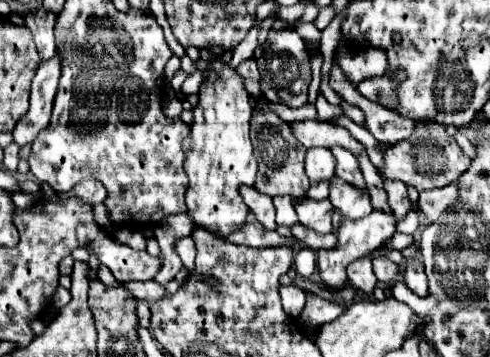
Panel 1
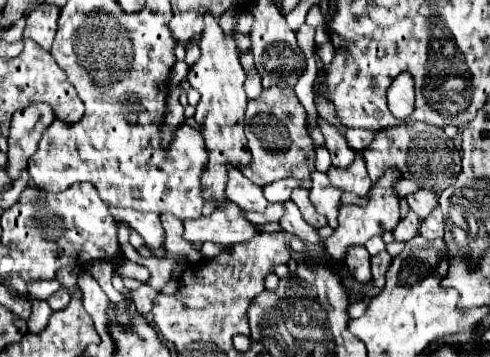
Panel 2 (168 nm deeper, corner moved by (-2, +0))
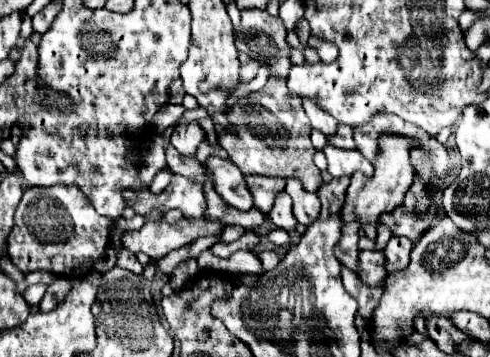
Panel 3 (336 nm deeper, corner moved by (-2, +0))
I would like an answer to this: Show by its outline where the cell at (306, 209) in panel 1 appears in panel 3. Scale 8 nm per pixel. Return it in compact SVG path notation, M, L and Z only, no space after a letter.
M286 180L284 188L292 196L292 214L300 224L312 224L320 214L320 198L302 188L300 180Z

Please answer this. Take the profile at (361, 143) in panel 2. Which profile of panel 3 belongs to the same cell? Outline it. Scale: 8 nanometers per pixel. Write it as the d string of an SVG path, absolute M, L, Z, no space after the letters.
M338 124L336 132L332 136L326 136L326 140L332 144L332 146L338 146L338 148L346 148L346 150L352 150L356 144L352 140L352 134L350 134L350 128L344 128L344 124Z

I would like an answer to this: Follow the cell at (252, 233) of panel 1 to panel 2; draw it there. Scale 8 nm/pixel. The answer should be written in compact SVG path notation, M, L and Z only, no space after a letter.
M228 204L222 210L214 210L210 216L200 216L196 220L184 220L184 238L188 242L216 242L230 246L236 242L248 242L262 230L248 222L242 208Z

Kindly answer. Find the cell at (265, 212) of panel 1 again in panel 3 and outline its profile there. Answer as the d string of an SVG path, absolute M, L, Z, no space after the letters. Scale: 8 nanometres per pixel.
M210 156L204 162L206 170L214 176L214 190L222 196L222 200L236 210L252 208L252 194L246 188L244 174L232 160L222 160L218 156Z

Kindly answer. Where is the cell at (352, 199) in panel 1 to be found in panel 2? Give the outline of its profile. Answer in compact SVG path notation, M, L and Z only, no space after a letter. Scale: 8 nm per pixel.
M356 158L352 162L352 168L346 168L346 170L340 170L340 168L330 168L328 170L328 178L332 182L332 186L340 188L342 192L352 192L356 196L364 196L372 182L368 180L368 172L364 168L364 160L362 158Z

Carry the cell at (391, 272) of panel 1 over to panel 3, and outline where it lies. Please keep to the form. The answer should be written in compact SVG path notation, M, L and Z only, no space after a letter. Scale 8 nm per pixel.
M360 252L360 268L356 270L356 274L360 276L360 280L364 280L366 284L380 284L386 278L386 270L384 270L384 254L382 252Z

